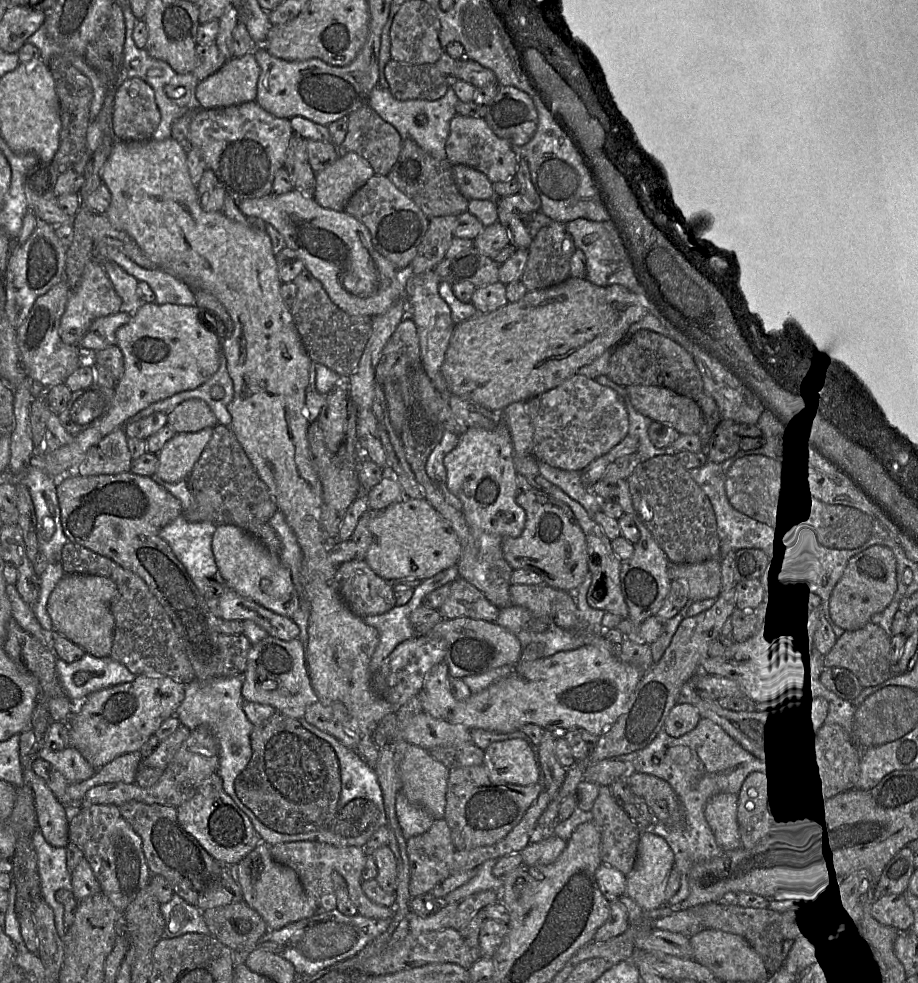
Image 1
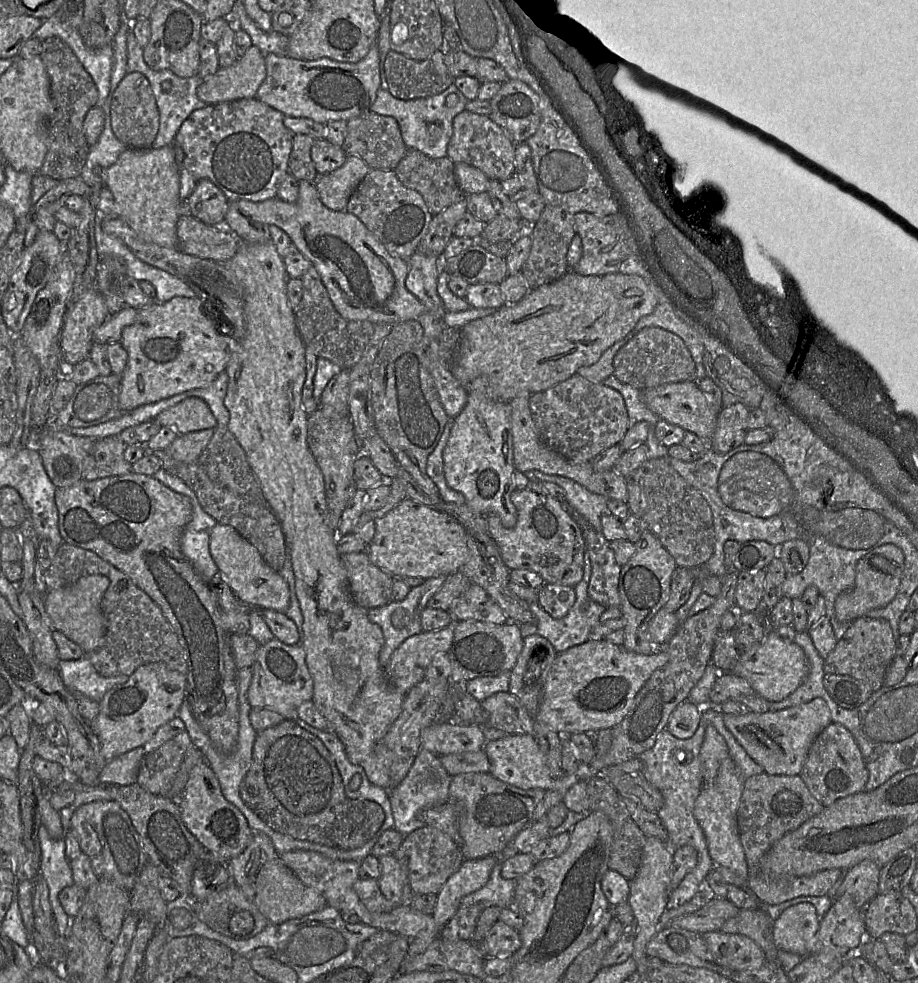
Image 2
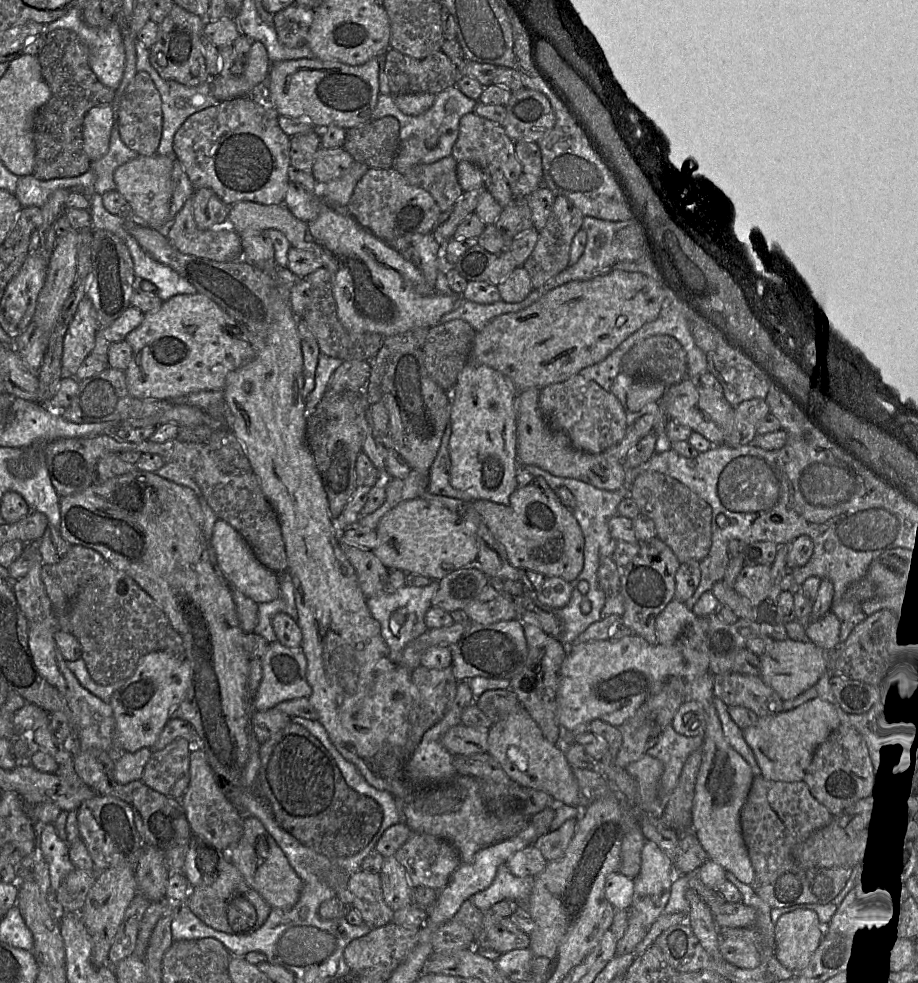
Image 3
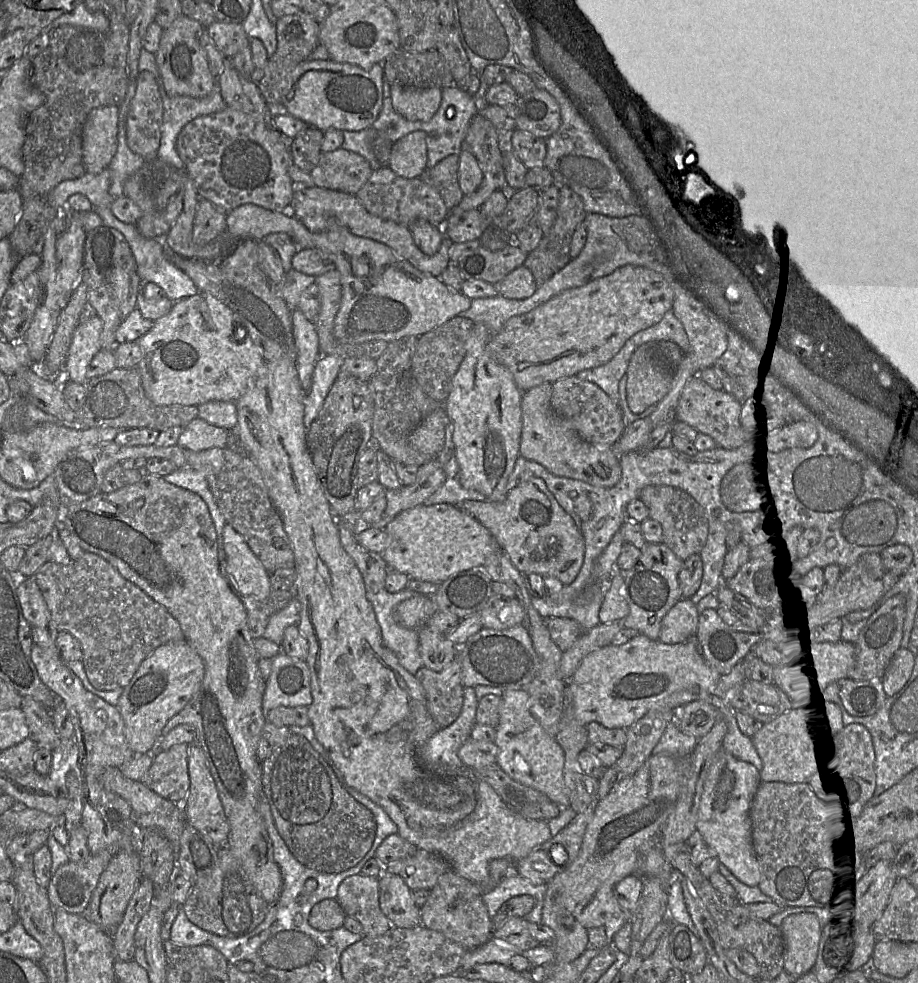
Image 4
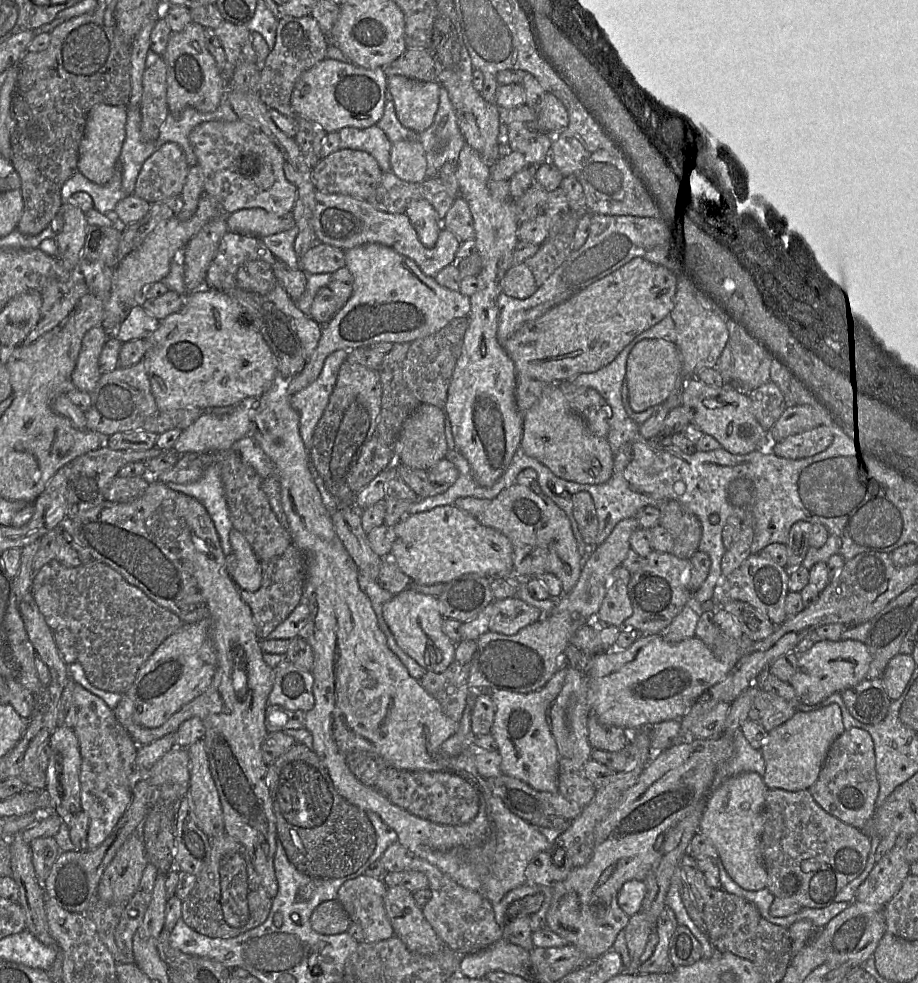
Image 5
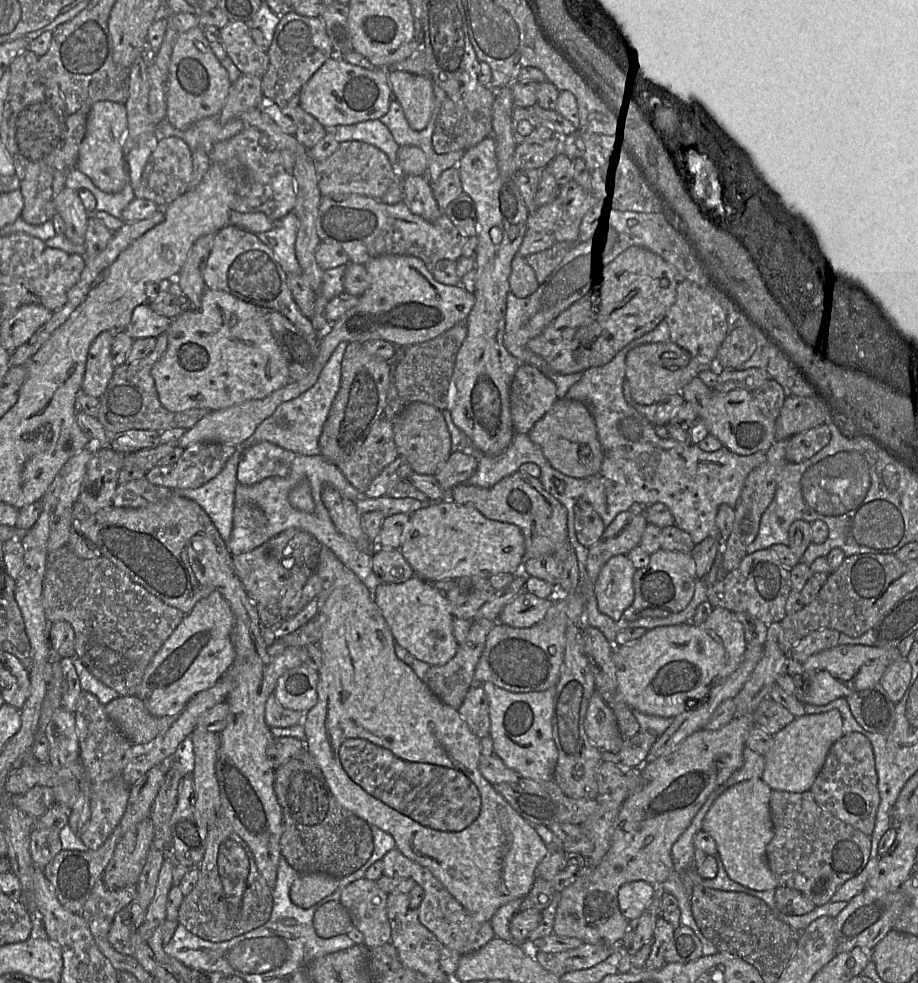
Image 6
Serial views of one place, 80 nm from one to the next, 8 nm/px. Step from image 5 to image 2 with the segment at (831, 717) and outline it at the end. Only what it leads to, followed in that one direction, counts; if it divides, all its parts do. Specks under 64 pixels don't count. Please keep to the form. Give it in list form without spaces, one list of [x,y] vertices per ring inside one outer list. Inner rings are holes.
[[[816,697],[809,702],[782,710],[745,715],[723,713],[729,727],[746,752],[770,775],[800,775],[808,751],[815,738],[832,723],[831,712],[824,699]]]

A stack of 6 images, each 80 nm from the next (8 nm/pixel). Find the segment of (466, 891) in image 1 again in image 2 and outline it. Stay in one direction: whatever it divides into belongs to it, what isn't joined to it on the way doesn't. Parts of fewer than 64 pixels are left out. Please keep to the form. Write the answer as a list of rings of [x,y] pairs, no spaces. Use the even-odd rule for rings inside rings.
[[[497,862],[493,867],[490,878],[485,886],[466,895],[461,901],[461,906],[479,904],[483,907],[512,907],[516,888],[516,879],[503,878],[501,876],[501,869],[501,862]]]

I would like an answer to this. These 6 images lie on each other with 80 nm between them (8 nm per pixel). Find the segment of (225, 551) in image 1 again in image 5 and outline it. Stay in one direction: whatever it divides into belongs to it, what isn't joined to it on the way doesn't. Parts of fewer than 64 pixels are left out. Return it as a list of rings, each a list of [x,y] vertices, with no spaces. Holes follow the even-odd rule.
[[[234,527],[230,531],[229,538],[236,556],[235,570],[230,572],[232,579],[243,590],[257,591],[262,585],[261,561],[245,537]]]

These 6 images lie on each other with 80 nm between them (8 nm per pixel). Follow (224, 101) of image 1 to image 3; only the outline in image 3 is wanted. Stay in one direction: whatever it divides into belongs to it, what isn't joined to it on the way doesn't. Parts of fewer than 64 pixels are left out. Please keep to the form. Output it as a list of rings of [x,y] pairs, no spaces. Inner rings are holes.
[[[252,41],[242,74],[232,78],[224,78],[220,75],[210,78],[208,84],[211,94],[219,102],[252,97],[258,92],[264,98],[262,83],[269,74],[271,64],[265,46],[259,41]]]

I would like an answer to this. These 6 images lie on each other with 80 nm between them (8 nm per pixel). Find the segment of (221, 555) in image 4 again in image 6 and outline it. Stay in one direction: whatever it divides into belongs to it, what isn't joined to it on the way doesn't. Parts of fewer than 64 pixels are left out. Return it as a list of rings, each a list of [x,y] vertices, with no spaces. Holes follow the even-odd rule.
[[[238,448],[222,471],[203,486],[197,489],[172,489],[175,494],[198,503],[225,542],[230,539],[233,529],[237,467],[243,449]]]

